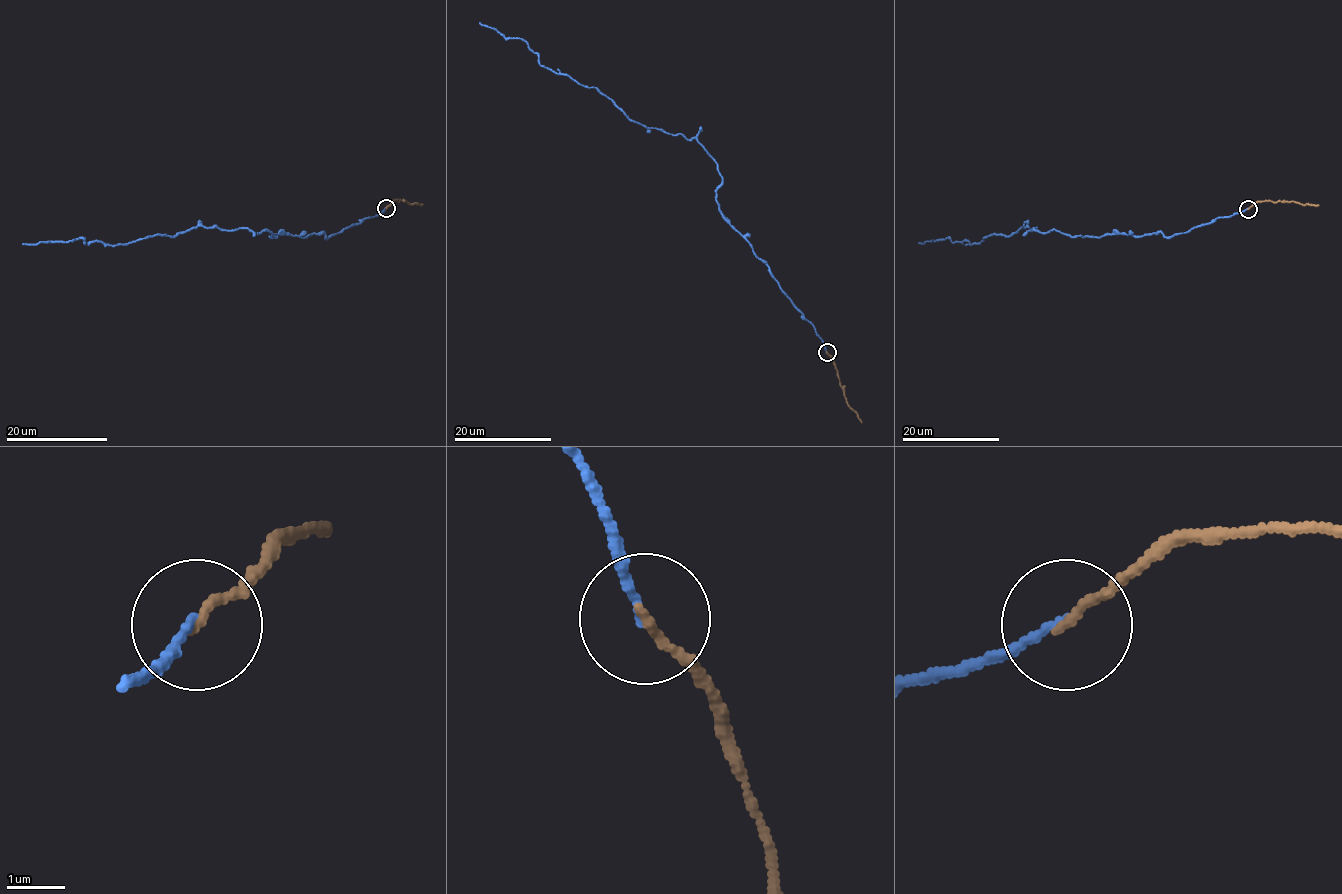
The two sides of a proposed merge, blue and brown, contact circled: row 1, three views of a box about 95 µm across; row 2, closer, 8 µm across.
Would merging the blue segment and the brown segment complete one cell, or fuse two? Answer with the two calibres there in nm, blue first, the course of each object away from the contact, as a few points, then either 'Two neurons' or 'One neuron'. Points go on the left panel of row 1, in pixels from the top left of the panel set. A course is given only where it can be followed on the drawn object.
Thickness 120 nm (blue) against 150 nm. Course of blue: (385, 208), (327, 238), (197, 225), (112, 246), (22, 243). Course of brown: (385, 208), (394, 200), (422, 204). One neuron

